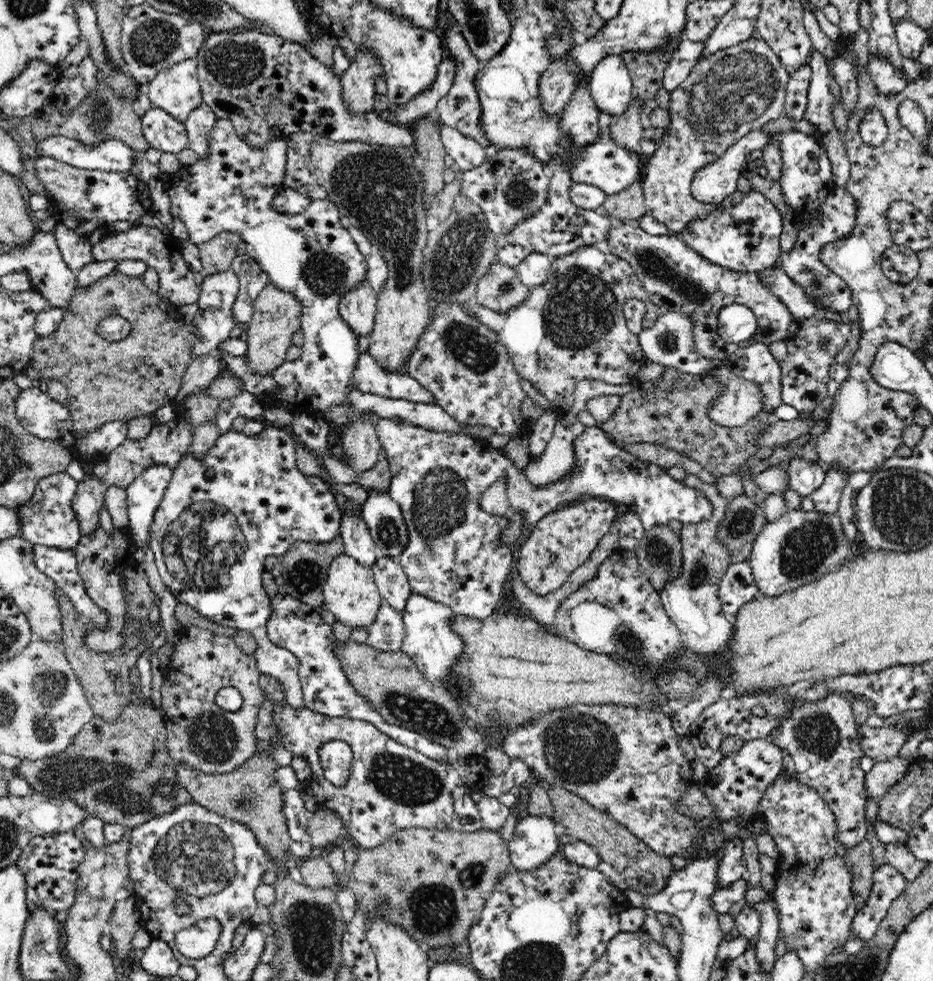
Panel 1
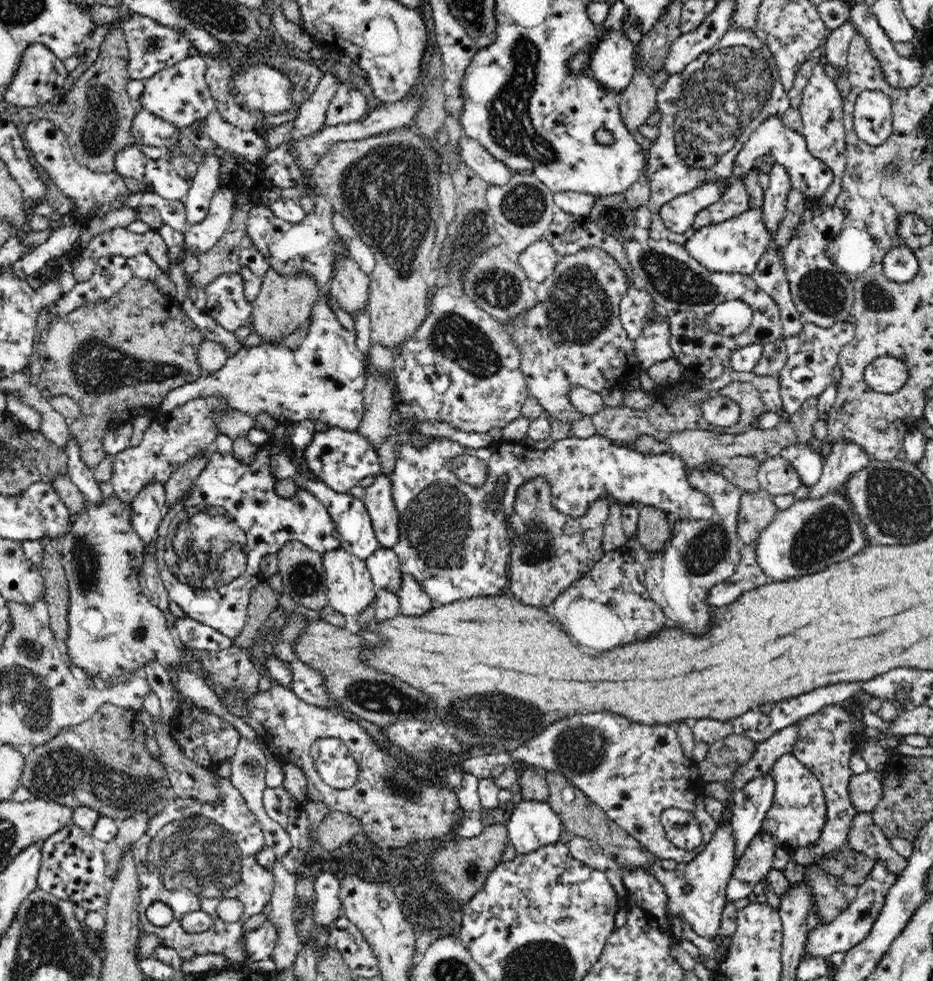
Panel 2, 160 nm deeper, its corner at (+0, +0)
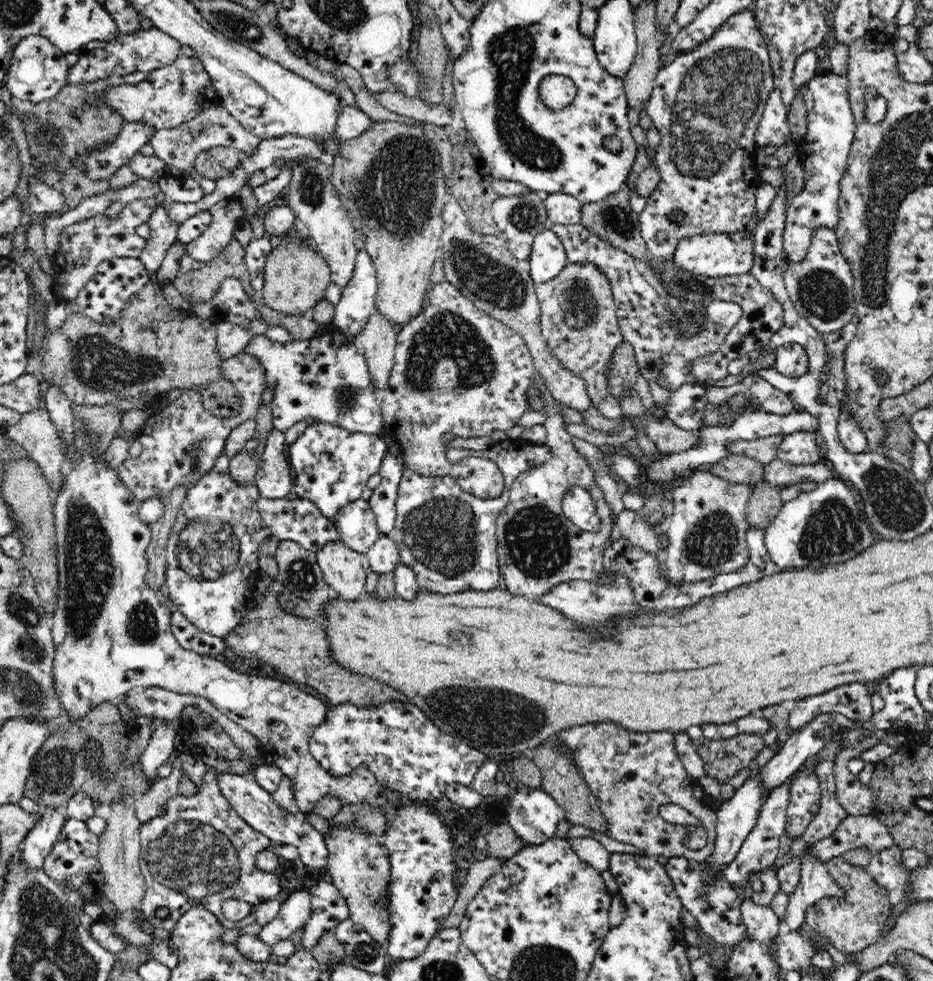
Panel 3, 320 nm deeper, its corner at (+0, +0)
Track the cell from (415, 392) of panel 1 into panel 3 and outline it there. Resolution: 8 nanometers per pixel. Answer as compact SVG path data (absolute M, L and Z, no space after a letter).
M357 250L353 277L342 289L341 298L335 306L331 324L350 339L358 336L371 314L375 313L377 277L372 258L368 252Z

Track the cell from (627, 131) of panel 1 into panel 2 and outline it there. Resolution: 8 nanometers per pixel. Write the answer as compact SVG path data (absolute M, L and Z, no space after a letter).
M636 66L633 80L618 94L620 115L626 127L634 134L637 127L646 123L646 119L657 109L658 89L652 83L652 77Z

